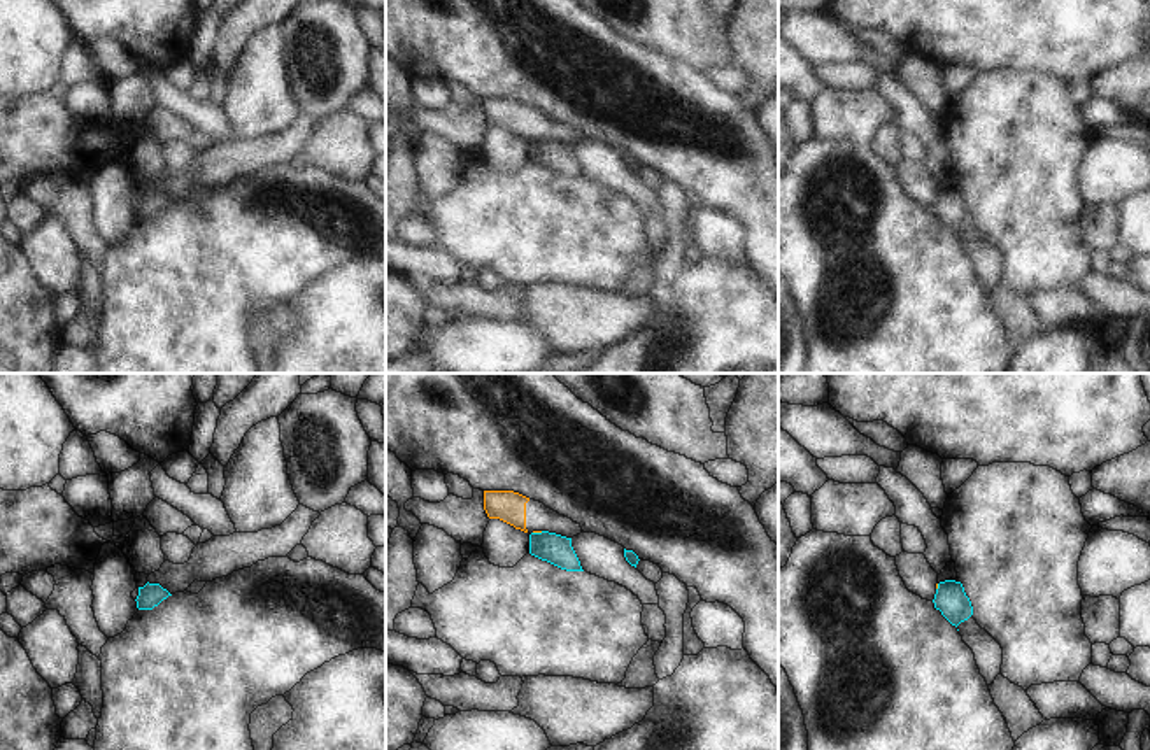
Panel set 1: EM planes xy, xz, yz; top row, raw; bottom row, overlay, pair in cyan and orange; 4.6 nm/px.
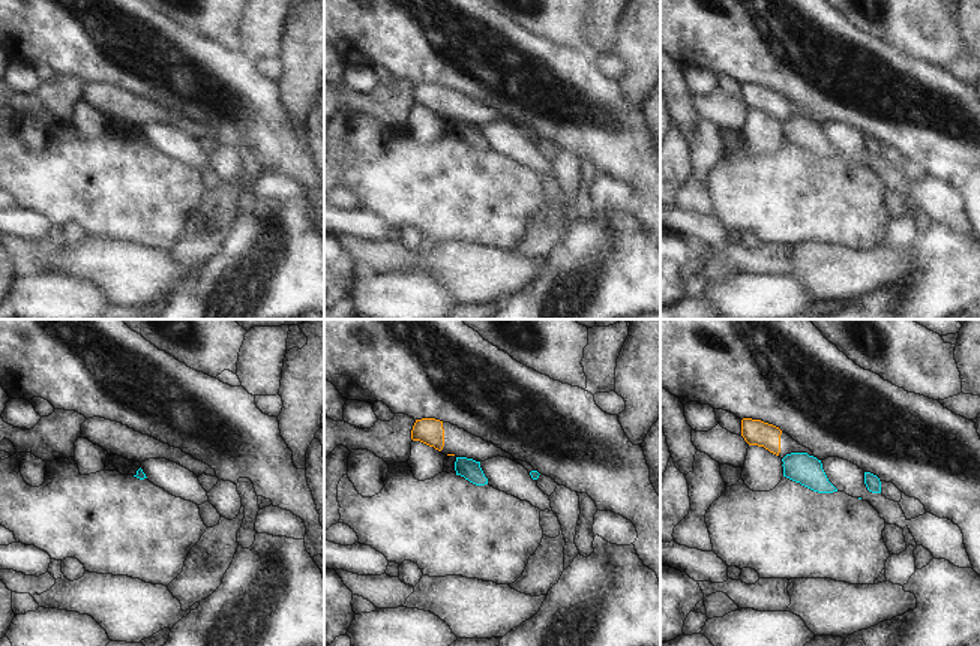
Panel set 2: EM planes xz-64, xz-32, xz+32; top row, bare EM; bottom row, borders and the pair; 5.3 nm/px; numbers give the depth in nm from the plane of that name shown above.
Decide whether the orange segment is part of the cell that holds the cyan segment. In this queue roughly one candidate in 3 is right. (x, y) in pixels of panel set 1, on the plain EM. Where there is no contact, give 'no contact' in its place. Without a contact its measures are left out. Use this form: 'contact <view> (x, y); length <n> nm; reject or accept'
contact xz (537, 141); length 50 nm; reject

